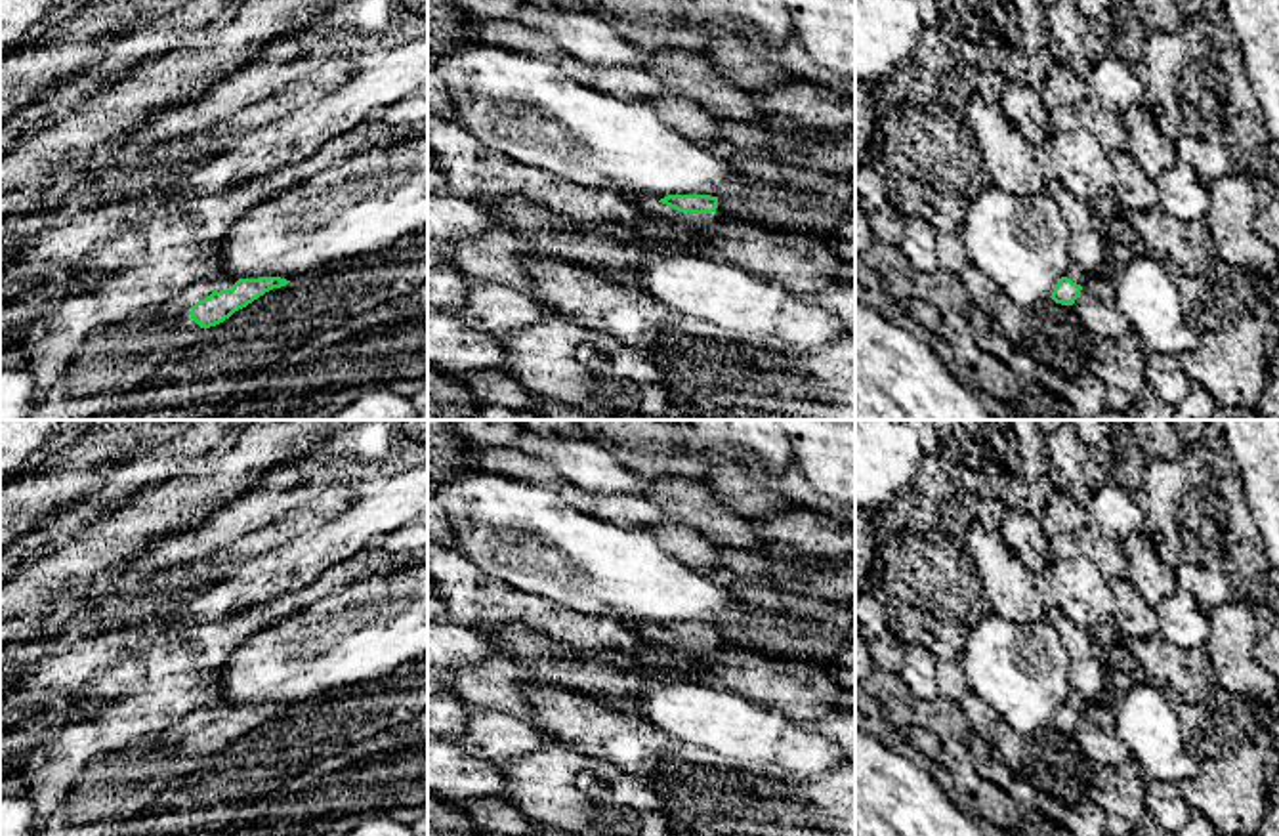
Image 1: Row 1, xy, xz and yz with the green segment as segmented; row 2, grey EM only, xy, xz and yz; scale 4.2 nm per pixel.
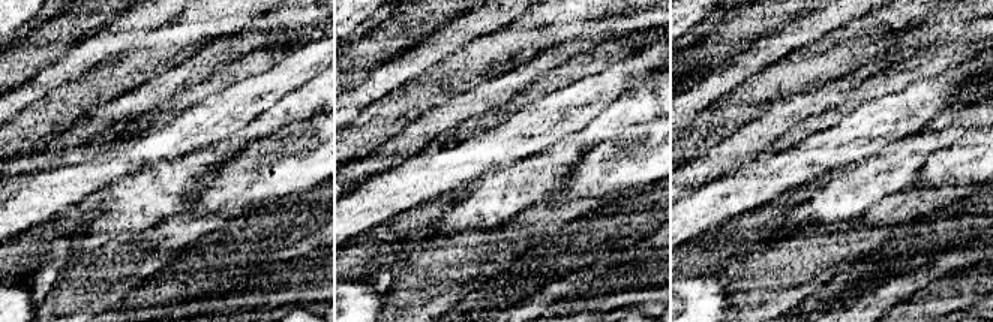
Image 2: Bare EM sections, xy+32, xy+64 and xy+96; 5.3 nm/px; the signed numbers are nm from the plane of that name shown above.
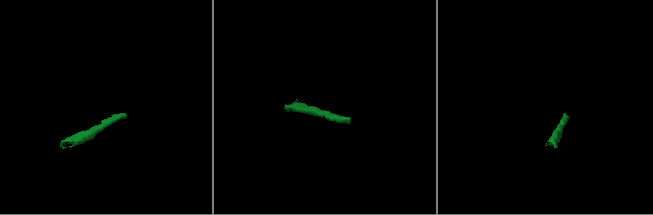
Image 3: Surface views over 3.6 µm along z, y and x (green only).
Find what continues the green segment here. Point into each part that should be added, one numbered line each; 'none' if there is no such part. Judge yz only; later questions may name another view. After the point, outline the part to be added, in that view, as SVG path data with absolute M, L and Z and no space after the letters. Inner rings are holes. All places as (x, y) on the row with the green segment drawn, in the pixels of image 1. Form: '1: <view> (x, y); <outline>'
1: yz (1075, 271); M1071 261L1065 277L1082 286L1090 273L1080 263Z

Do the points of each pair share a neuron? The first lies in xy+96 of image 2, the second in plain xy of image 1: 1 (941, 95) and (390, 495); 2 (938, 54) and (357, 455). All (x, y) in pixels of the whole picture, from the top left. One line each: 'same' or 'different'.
1: same
2: same

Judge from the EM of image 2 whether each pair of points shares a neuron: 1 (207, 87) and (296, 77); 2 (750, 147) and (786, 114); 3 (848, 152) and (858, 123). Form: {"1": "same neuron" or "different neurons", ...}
{"1": "different neurons", "2": "same neuron", "3": "same neuron"}

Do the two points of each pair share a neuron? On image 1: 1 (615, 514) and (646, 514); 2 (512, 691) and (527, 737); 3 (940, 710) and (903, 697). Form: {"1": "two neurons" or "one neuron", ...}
{"1": "one neuron", "2": "two neurons", "3": "one neuron"}

